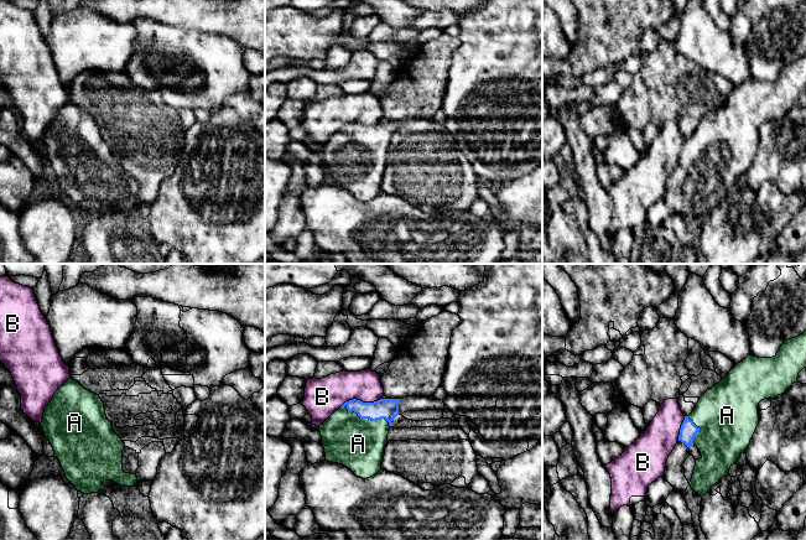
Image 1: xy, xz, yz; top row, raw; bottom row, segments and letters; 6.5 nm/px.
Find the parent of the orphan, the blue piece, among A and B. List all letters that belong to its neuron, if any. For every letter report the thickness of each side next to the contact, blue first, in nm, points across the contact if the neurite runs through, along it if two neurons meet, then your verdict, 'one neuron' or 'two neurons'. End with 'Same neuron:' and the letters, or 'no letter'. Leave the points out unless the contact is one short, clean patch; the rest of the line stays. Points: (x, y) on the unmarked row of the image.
A: 140/340 nm | one neuron
B: 140/240 nm | two neurons
Same neuron: A

